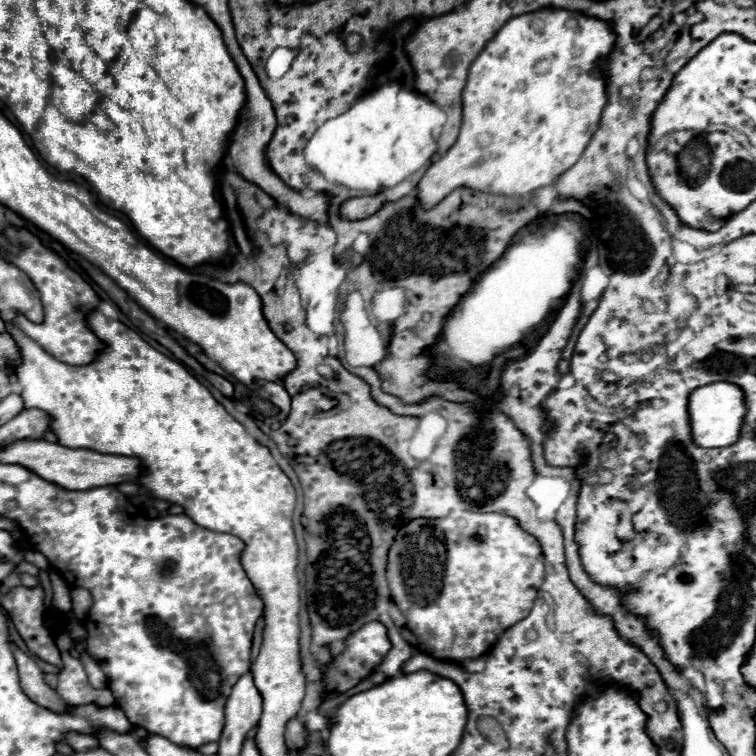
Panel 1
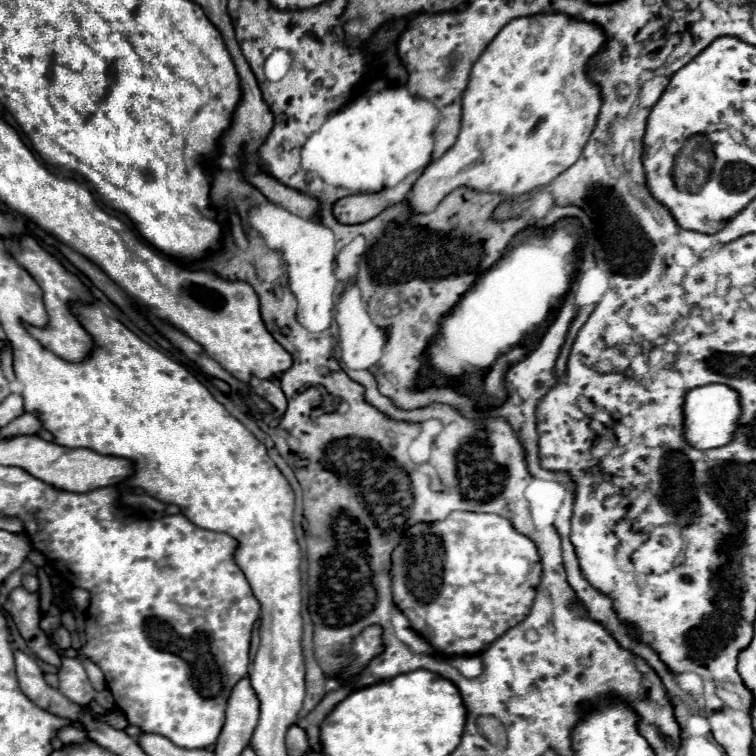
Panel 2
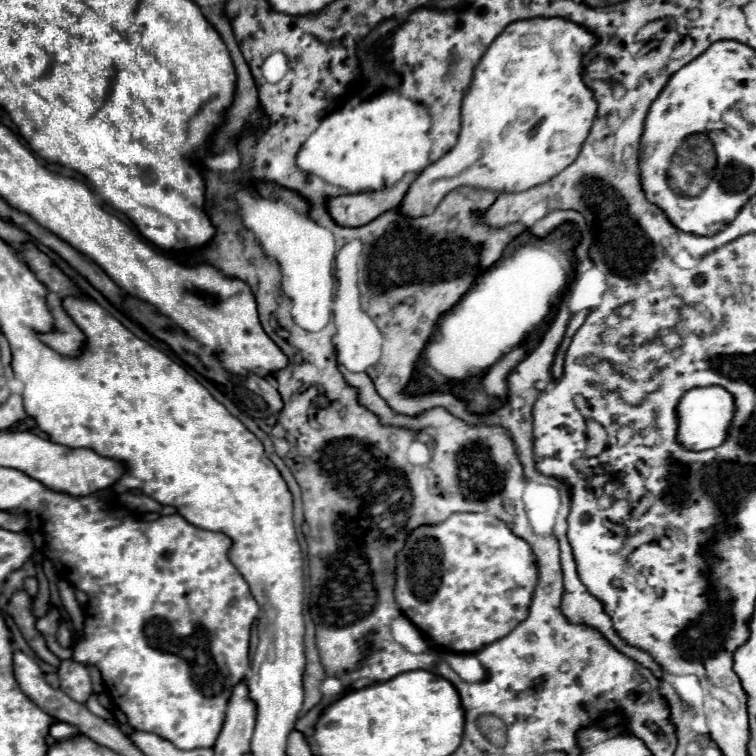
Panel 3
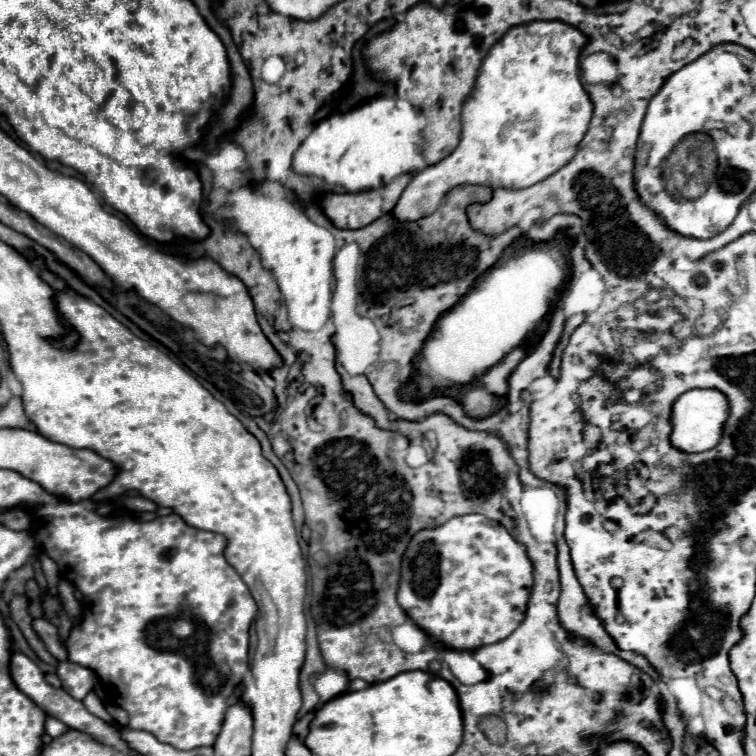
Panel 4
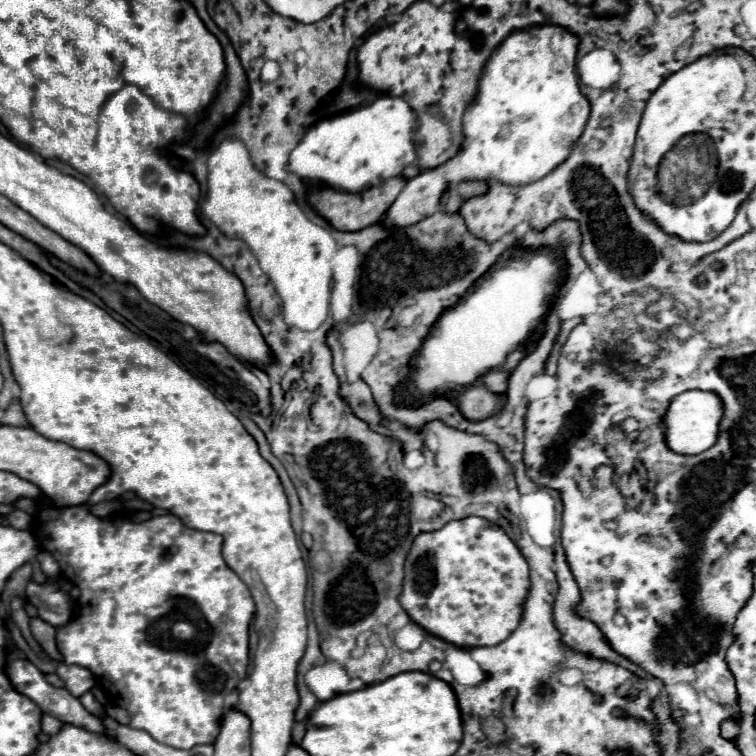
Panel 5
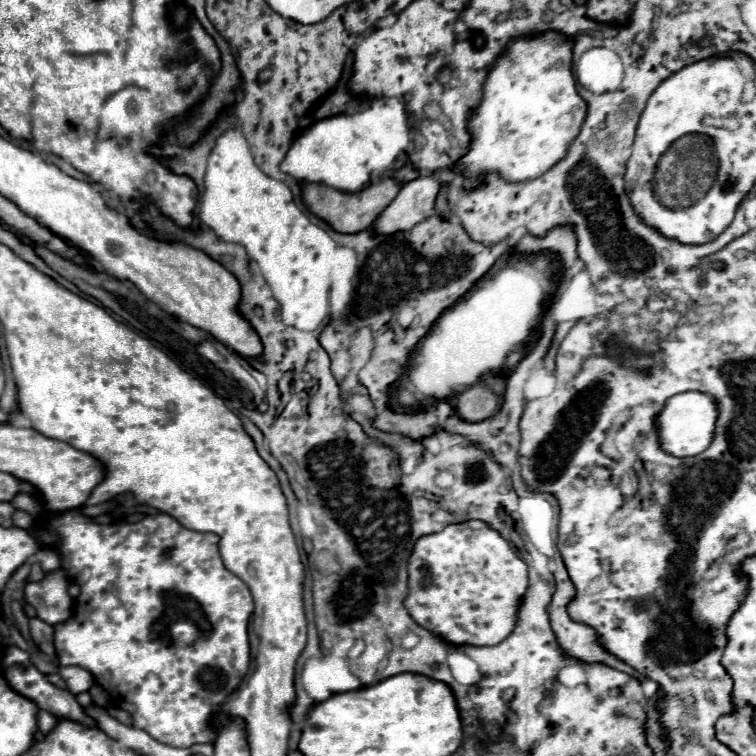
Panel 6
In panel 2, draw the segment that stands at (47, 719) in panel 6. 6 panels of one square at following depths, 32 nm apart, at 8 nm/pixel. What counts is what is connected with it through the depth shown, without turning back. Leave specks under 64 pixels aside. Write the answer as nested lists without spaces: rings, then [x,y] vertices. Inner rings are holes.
[[[62,726],[56,730],[56,738],[62,740],[64,744],[78,744],[80,740],[88,740],[88,736],[80,730],[80,728],[74,728],[74,726]]]

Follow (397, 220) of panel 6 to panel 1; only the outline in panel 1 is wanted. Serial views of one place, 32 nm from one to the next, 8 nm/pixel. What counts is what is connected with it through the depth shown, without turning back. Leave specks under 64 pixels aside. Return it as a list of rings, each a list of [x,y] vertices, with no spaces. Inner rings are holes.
[[[544,8],[508,20],[472,62],[462,92],[464,114],[460,136],[420,178],[414,190],[416,202],[424,210],[430,210],[448,196],[448,192],[460,186],[502,196],[526,196],[538,188],[550,186],[562,172],[578,162],[598,128],[606,104],[606,88],[604,80],[594,76],[594,70],[610,54],[614,40],[616,36],[606,22],[558,8]]]

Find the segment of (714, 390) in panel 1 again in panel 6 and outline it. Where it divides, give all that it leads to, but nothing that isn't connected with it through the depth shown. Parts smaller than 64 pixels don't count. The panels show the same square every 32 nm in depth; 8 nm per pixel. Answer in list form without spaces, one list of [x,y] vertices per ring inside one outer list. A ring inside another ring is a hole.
[[[682,392],[666,400],[664,408],[652,418],[652,426],[658,436],[660,448],[674,458],[688,458],[708,448],[712,440],[712,428],[716,422],[716,402],[702,392]]]

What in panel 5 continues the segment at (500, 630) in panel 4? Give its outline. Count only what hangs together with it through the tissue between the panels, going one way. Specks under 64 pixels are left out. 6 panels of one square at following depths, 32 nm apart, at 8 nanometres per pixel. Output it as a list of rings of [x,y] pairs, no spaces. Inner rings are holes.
[[[476,516],[448,522],[436,532],[420,534],[408,552],[404,570],[404,596],[400,596],[404,610],[426,632],[458,648],[494,646],[506,640],[520,622],[524,596],[530,588],[528,564],[520,548],[496,524]]]

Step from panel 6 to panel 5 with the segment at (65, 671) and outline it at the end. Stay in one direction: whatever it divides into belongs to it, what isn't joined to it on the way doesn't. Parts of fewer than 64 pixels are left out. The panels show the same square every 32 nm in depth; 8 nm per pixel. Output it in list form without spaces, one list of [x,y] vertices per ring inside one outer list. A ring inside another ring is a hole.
[[[60,664],[58,666],[58,676],[64,680],[66,690],[72,692],[72,696],[82,696],[84,692],[88,692],[96,680],[92,676],[92,672],[88,672],[86,668],[80,666],[68,666],[68,664]]]

